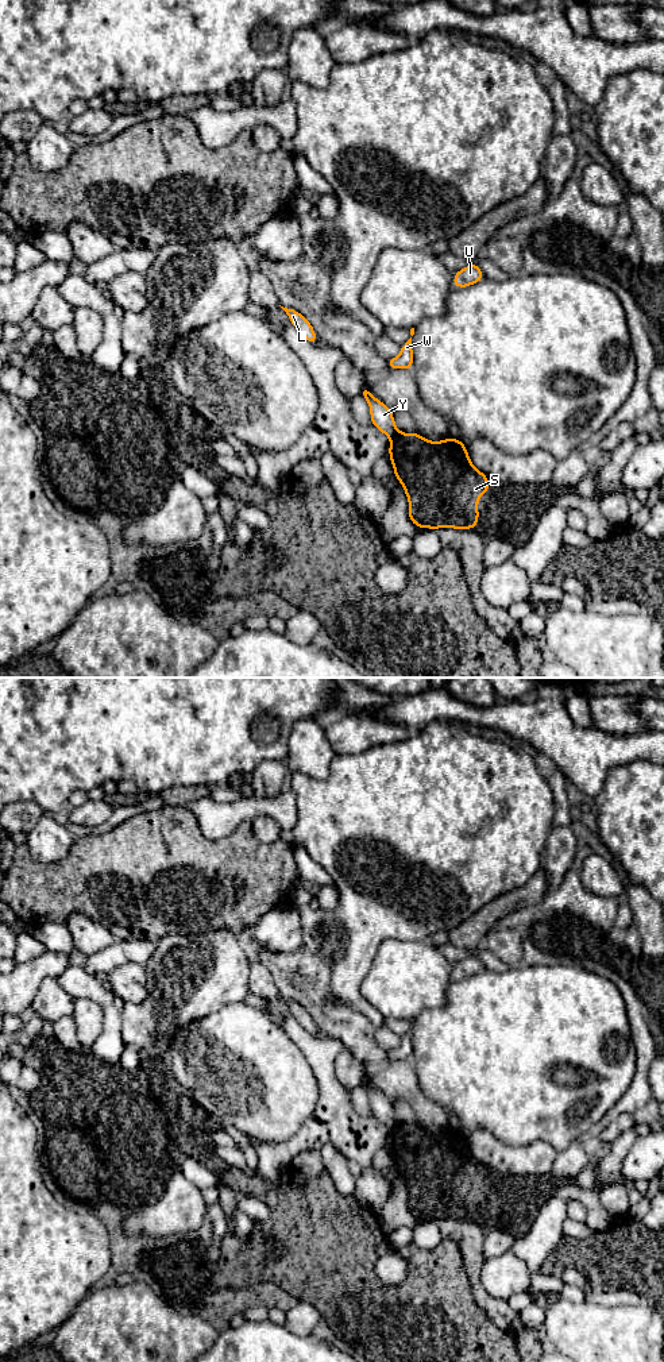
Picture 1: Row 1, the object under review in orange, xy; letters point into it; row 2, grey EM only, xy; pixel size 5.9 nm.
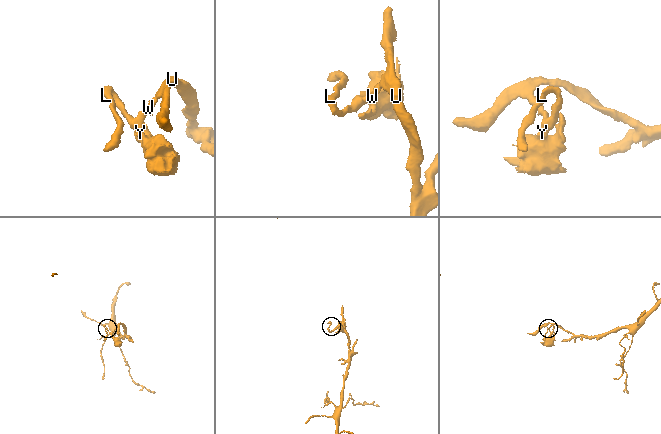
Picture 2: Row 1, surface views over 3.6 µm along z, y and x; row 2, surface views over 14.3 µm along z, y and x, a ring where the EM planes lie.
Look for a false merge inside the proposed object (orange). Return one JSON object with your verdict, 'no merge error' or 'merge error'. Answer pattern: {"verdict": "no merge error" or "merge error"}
{"verdict": "merge error"}

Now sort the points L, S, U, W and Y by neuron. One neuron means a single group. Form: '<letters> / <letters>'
L U W Y / S

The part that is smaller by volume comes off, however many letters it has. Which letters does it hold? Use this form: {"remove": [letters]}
{"remove": ["S"]}

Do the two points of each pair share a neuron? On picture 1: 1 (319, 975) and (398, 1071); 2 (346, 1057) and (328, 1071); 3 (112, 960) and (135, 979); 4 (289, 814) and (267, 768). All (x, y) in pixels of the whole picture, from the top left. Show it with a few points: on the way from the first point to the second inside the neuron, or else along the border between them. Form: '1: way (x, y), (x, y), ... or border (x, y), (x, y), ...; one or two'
1: way (319, 1000), (373, 1054); one
2: border (343, 1049), (335, 1060), (335, 1076), (348, 1091); two
3: border (143, 965), (123, 963), (107, 973); two
4: border (282, 791), (273, 797), (254, 797); two

